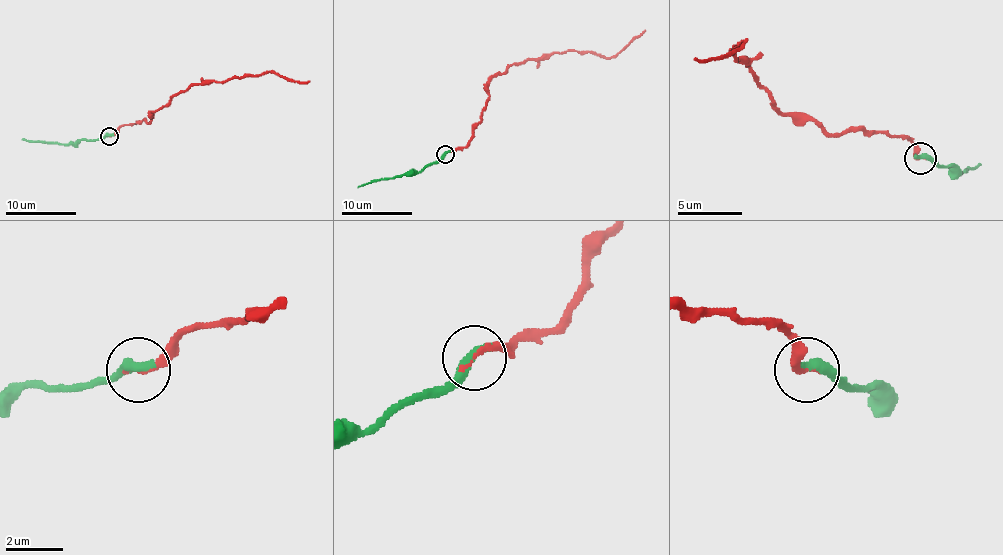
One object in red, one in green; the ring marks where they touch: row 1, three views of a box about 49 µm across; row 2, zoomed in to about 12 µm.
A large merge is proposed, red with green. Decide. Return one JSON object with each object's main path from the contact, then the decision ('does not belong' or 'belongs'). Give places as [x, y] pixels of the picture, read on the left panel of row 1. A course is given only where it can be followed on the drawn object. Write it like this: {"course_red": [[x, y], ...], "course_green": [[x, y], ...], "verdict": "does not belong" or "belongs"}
{"course_red": [[110, 136], [122, 125], [149, 122], [154, 113], [177, 93], [195, 85], [278, 72], [296, 81], [310, 81]], "course_green": [[110, 136], [65, 143], [21, 140]], "verdict": "belongs"}

